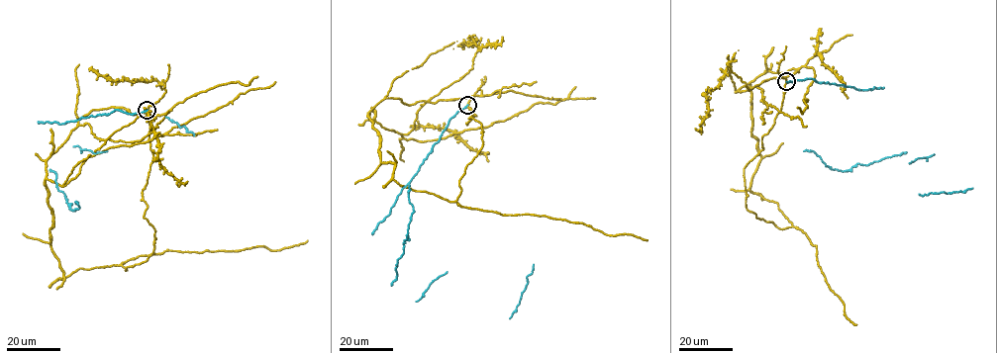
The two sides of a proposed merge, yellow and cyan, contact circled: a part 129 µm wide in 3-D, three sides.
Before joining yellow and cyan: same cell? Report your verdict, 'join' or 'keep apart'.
keep apart

